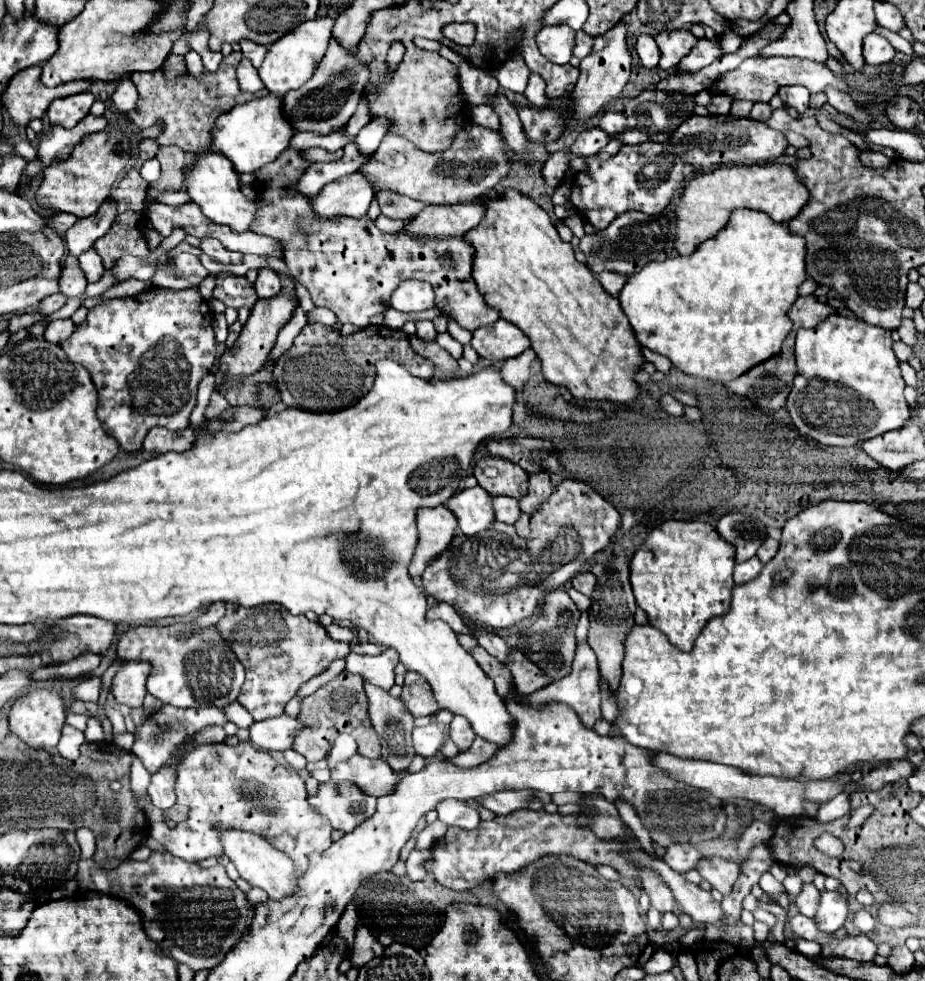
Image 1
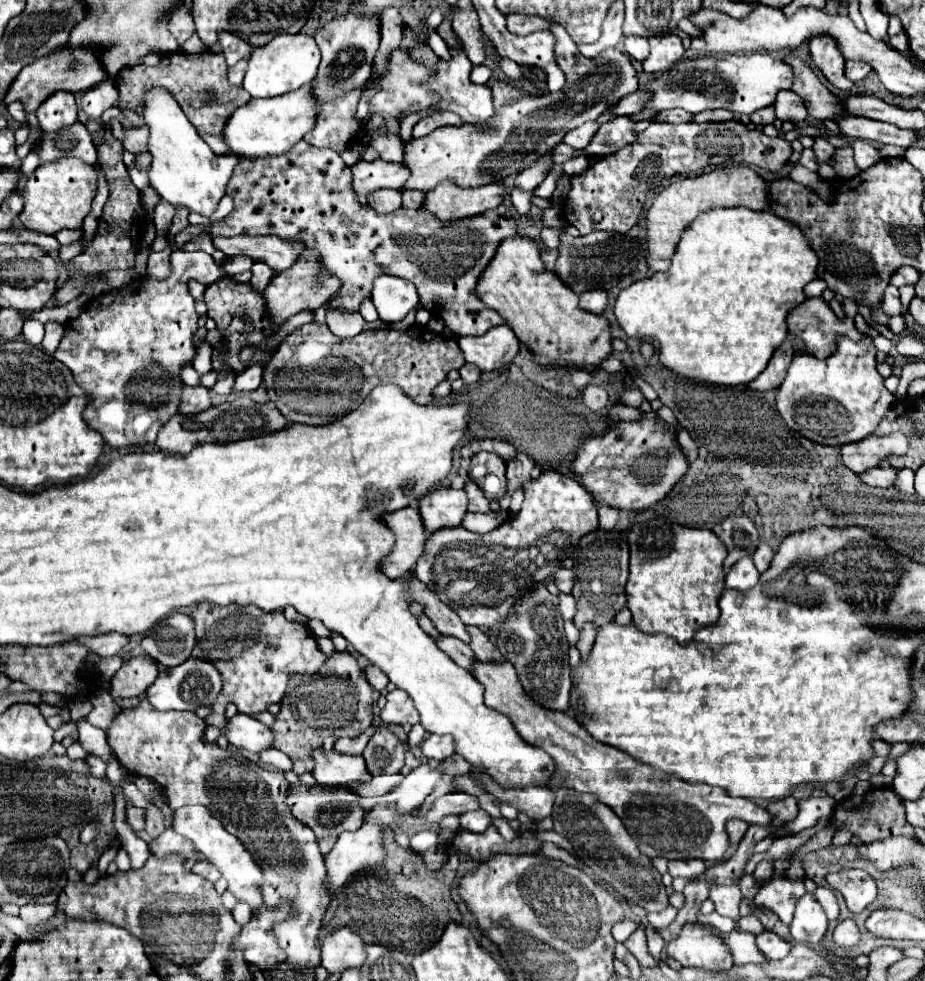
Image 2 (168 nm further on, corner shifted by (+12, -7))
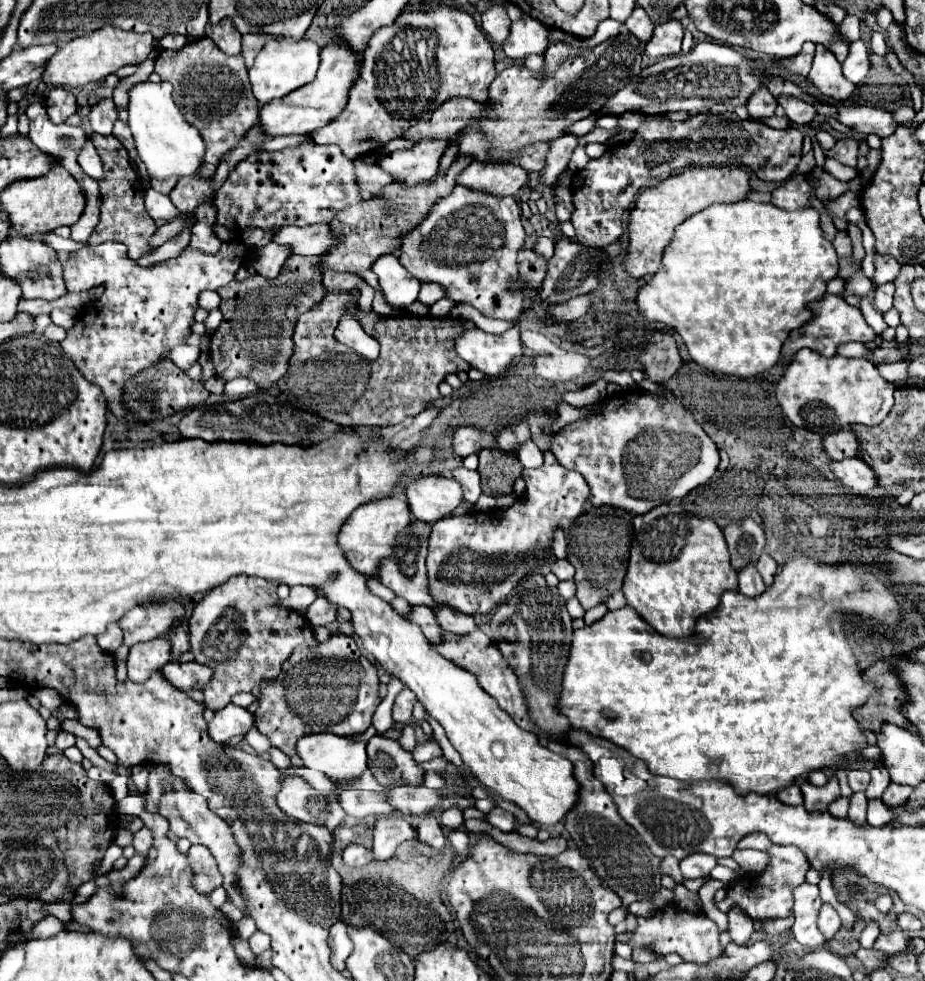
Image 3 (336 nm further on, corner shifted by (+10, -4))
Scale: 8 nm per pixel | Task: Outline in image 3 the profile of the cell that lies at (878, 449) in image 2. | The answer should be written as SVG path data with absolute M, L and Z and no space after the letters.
M841 430L841 432L831 432L823 436L823 450L833 458L833 460L843 460L843 458L853 458L857 456L857 440L851 430Z

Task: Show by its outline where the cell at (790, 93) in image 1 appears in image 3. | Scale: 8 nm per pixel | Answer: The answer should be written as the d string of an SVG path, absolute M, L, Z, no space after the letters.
M781 96L781 98L779 98L779 104L785 108L787 118L789 118L793 124L803 126L803 124L809 124L809 122L813 122L813 120L817 118L815 108L813 108L811 104L807 104L807 102L799 100L799 98Z

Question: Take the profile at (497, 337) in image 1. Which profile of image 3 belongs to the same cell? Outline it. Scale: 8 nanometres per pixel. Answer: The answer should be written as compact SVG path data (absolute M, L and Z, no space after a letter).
M517 326L503 334L487 334L479 328L463 330L455 338L455 350L471 368L487 376L503 374L523 356Z

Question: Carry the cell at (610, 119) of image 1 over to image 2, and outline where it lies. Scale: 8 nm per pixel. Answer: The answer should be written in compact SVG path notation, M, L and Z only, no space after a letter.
M593 121L593 123L583 123L581 127L569 131L569 133L565 135L563 143L569 143L569 145L575 147L575 149L585 149L585 147L589 145L589 141L593 139L593 135L597 133L597 127L599 127L597 121Z

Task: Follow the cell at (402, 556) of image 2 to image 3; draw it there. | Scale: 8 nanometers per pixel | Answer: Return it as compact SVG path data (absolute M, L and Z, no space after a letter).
M387 496L387 498L379 498L367 504L361 504L349 518L347 522L341 526L339 536L337 536L337 544L343 550L347 562L361 574L365 576L373 576L373 572L377 572L381 558L389 556L393 552L395 546L395 538L397 532L407 530L411 522L411 512L407 508L407 502L395 496Z

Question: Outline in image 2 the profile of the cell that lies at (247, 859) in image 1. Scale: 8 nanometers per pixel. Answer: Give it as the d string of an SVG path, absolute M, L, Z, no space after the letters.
M189 805L189 807L177 809L175 817L173 817L173 827L175 827L175 831L179 835L191 839L195 843L195 847L205 855L205 859L221 871L221 875L229 883L229 891L239 901L247 901L251 909L257 909L257 907L263 905L263 895L261 895L263 871L261 871L261 867L257 865L253 855L243 847L243 843L237 837L233 837L231 833L227 833L217 817L209 815L207 807L203 807L203 805Z

